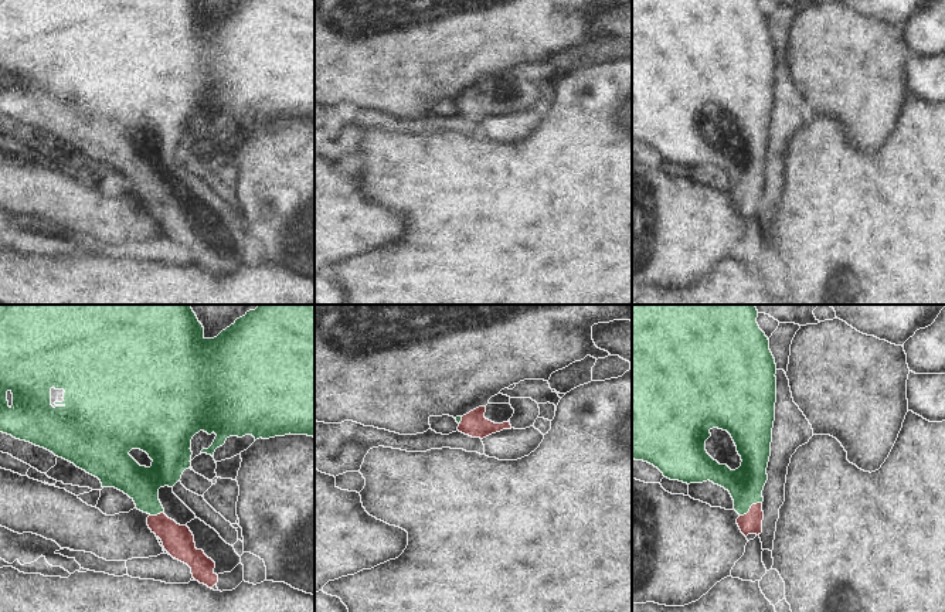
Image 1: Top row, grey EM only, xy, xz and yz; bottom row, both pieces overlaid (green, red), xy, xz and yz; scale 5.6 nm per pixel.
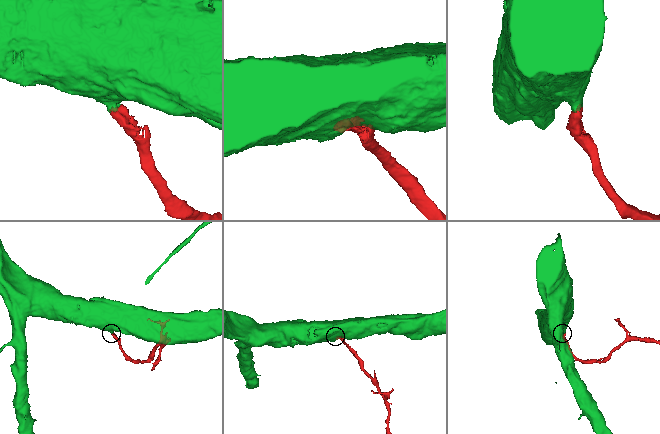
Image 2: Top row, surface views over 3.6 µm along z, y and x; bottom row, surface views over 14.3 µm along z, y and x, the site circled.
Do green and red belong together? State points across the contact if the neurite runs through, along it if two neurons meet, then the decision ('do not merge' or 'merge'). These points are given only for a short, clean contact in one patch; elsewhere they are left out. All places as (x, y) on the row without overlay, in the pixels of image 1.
way yz (745, 167), (750, 190), (751, 206); merge

